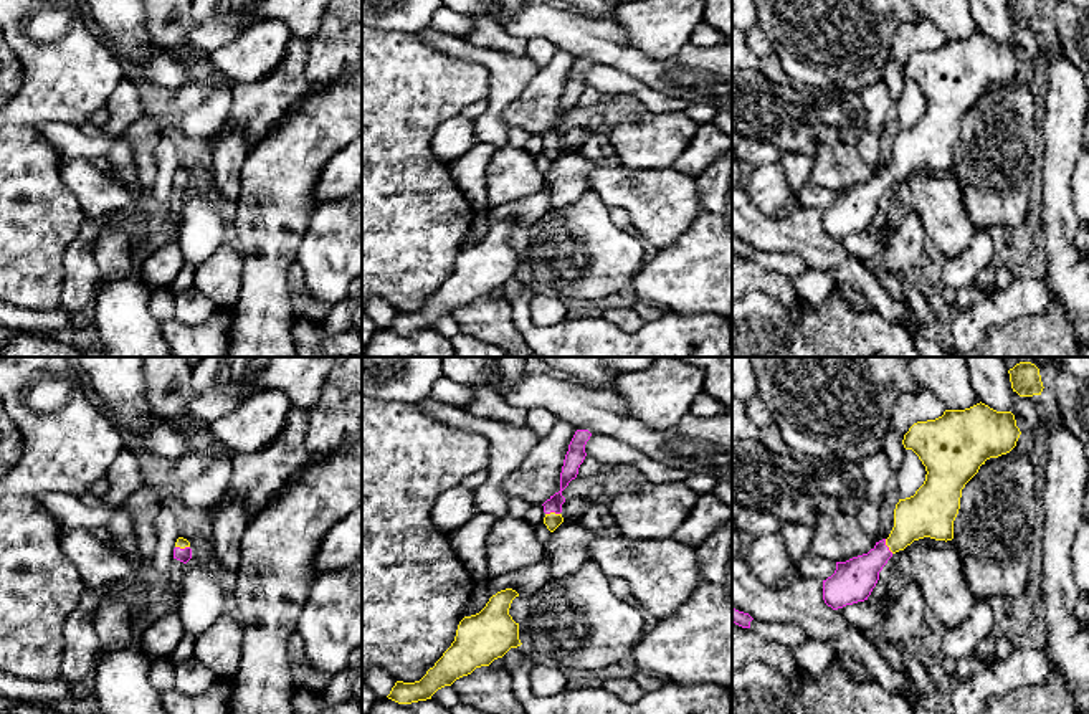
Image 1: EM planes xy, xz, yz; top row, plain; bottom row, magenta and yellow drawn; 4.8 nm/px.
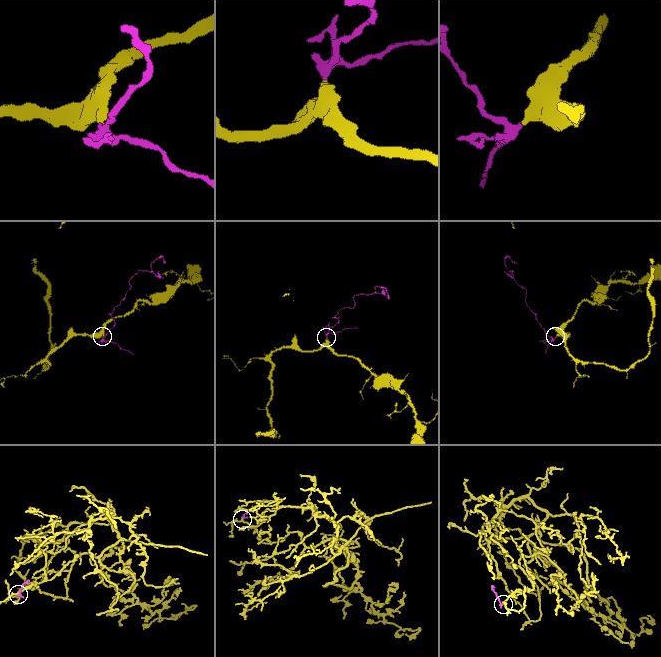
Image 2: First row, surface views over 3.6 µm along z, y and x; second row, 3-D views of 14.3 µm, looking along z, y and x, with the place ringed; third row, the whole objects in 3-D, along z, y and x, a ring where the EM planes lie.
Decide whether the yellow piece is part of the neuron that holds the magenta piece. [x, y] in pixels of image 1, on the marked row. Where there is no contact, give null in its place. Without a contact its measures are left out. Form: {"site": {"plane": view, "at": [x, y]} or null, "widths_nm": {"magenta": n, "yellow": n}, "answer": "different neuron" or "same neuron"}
{"site": {"plane": "xz", "at": [552, 511]}, "widths_nm": {"magenta": 80, "yellow": 80}, "answer": "same neuron"}

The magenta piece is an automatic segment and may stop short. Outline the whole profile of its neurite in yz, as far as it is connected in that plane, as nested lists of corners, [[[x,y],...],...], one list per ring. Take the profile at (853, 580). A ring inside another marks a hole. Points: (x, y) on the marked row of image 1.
[[[982,402],[965,410],[945,410],[935,420],[914,423],[904,435],[902,445],[906,450],[912,450],[925,466],[925,481],[914,496],[899,499],[896,504],[894,527],[887,539],[876,542],[868,554],[836,562],[835,574],[823,580],[825,603],[838,610],[868,600],[887,560],[914,540],[924,537],[952,540],[962,489],[987,459],[1010,453],[1020,435],[1011,412],[996,412]]]

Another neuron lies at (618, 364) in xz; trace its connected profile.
[[[602,357],[602,362],[606,369],[611,369],[618,374],[638,372],[651,365],[659,357]]]

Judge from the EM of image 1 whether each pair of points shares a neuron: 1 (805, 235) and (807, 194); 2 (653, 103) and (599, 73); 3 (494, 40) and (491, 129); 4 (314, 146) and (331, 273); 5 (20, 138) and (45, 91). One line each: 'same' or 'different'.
1: different
2: same
3: different
4: different
5: different

